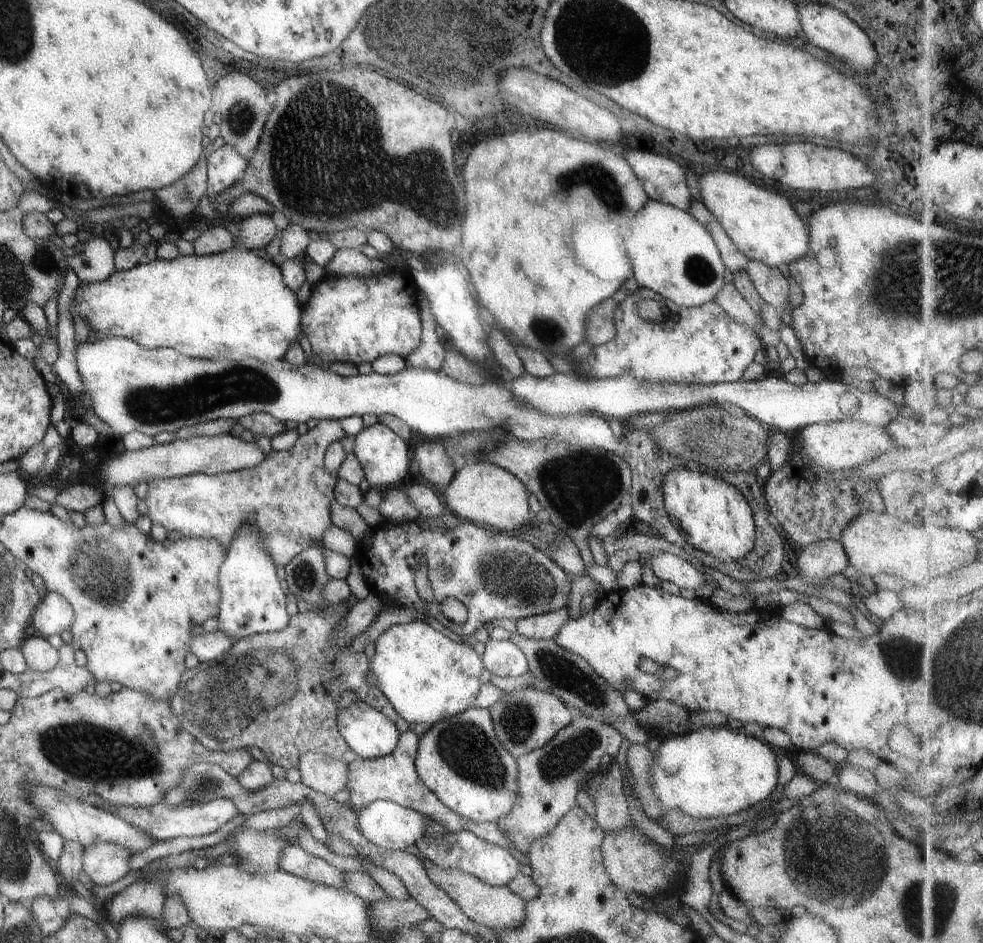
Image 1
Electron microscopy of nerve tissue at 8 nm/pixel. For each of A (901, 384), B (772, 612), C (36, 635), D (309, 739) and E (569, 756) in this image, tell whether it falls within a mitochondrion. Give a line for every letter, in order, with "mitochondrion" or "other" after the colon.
A: other
B: other
C: other
D: other
E: mitochondrion

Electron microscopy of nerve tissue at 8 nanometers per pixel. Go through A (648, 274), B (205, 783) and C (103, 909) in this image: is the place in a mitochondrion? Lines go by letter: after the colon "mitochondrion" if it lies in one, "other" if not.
A: other
B: mitochondrion
C: other

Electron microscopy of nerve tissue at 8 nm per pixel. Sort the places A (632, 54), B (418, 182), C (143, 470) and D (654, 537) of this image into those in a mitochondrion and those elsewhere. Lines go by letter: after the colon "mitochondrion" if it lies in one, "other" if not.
A: mitochondrion
B: mitochondrion
C: other
D: other

